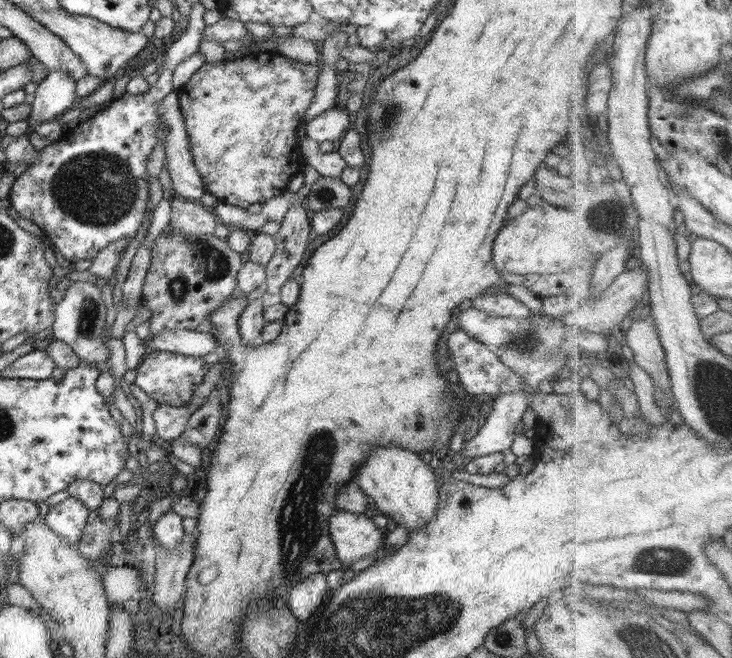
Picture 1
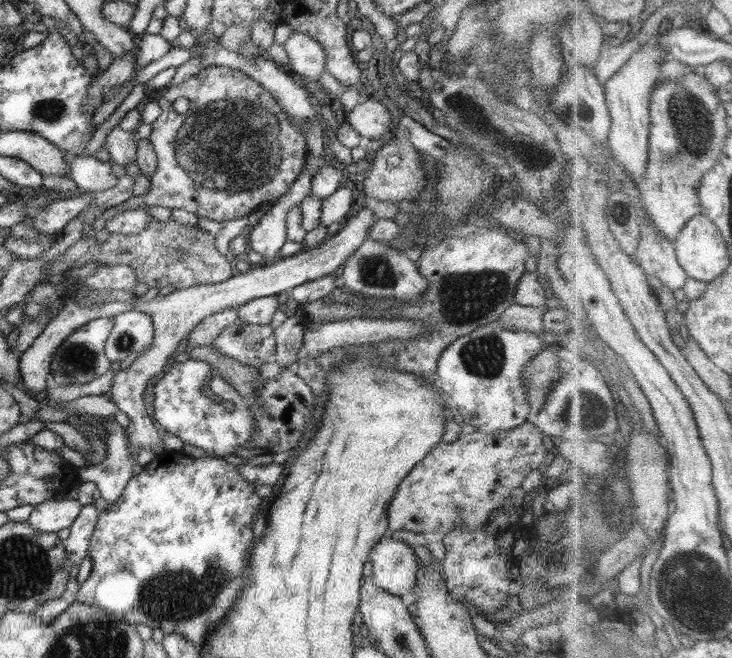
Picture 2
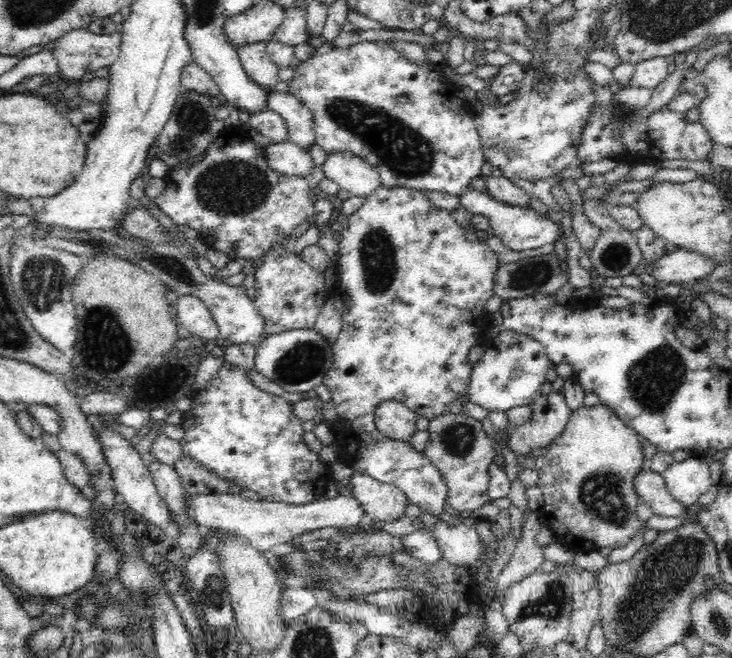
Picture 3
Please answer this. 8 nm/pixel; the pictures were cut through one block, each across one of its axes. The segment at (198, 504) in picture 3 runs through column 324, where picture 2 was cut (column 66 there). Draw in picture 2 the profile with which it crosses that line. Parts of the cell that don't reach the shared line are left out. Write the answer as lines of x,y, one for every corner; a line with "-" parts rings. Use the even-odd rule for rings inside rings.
64,497
45,500
43,503
34,505
34,510
26,521
40,532
57,533
62,528
72,526
82,507
78,499

